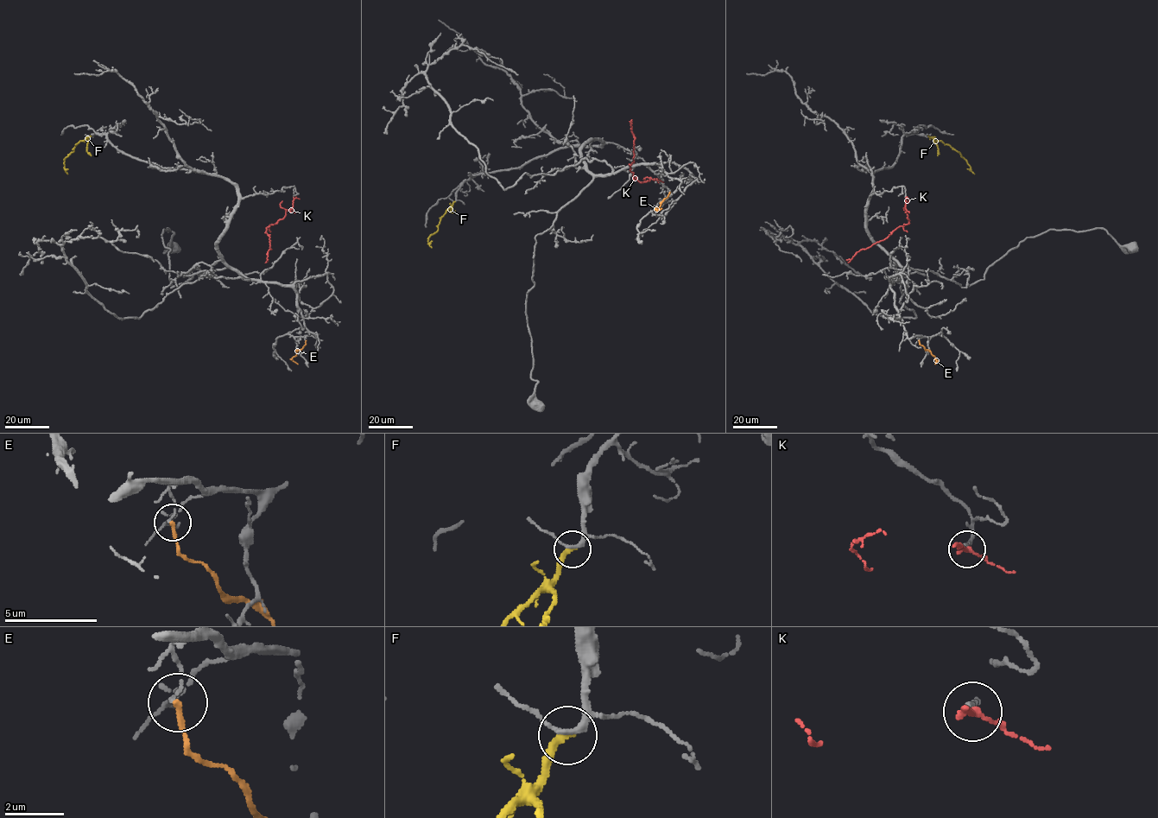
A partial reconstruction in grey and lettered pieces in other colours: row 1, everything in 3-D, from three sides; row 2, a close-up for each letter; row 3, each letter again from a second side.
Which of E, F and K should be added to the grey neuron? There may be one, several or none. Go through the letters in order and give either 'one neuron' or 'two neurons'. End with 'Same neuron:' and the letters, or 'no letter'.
E: two neurons
F: two neurons
K: two neurons
Same neuron: no letter

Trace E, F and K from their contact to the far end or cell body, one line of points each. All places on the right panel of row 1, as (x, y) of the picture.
E: (919, 340), (933, 355), (935, 364)
F: (928, 136), (957, 150), (974, 174)
K: (906, 198), (908, 223), (900, 225), (882, 240), (861, 250), (848, 263)

